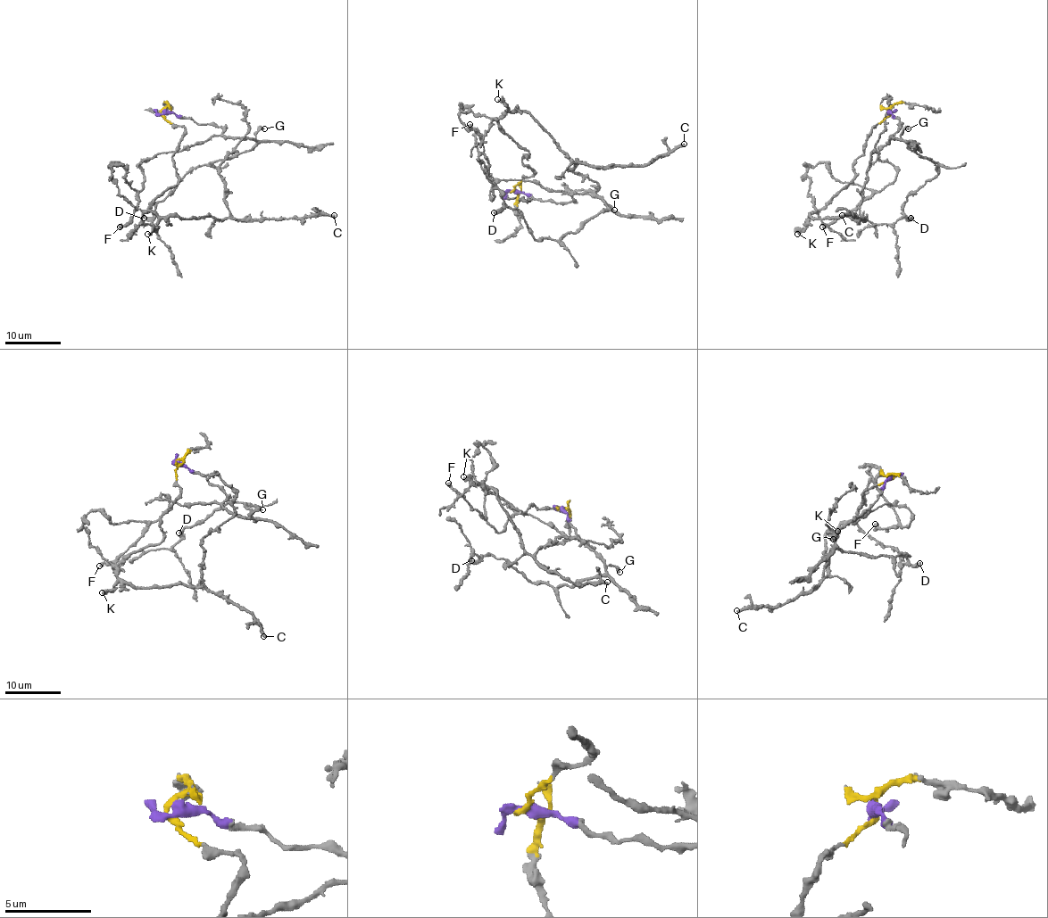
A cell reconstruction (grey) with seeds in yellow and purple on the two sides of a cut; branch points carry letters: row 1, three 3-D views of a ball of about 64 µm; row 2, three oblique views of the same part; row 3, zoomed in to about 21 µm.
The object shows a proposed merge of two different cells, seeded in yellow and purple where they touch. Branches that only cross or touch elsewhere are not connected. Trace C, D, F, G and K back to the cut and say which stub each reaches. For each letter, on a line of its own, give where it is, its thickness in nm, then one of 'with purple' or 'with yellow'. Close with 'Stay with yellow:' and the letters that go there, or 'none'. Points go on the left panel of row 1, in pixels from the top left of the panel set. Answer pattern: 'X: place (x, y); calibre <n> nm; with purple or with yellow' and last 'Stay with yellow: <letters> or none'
C: place (334, 215); calibre 360 nm; with yellow
D: place (144, 218); calibre 500 nm; with purple
F: place (120, 227); calibre 440 nm; with purple
G: place (264, 128); calibre 400 nm; with purple
K: place (147, 234); calibre 360 nm; with yellow
Stay with yellow: C, K

